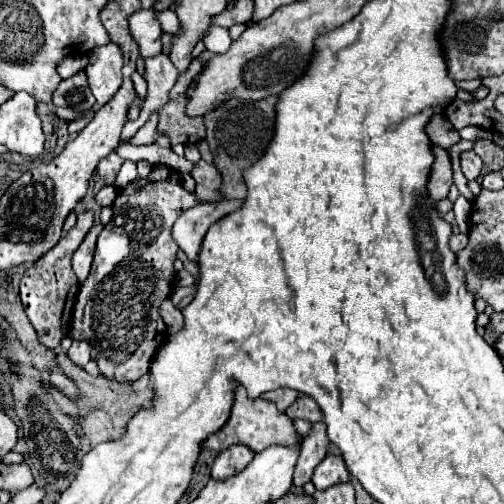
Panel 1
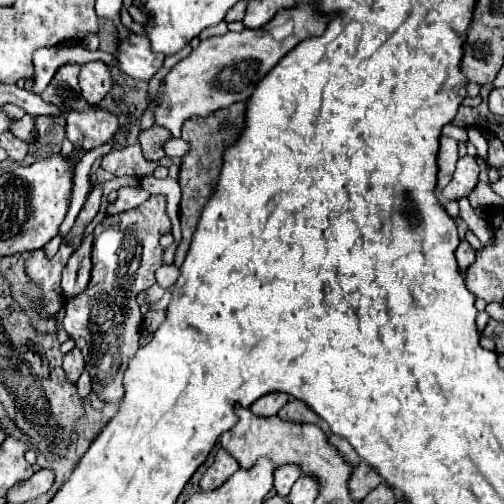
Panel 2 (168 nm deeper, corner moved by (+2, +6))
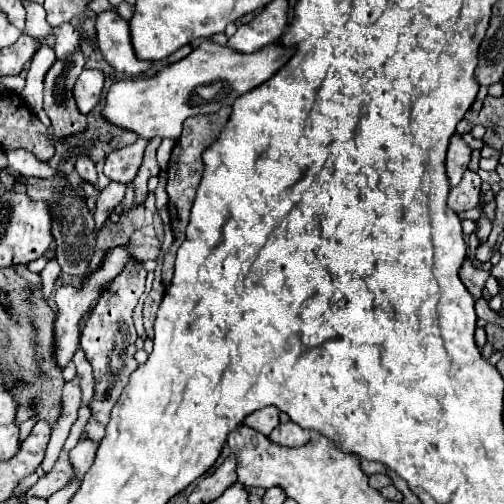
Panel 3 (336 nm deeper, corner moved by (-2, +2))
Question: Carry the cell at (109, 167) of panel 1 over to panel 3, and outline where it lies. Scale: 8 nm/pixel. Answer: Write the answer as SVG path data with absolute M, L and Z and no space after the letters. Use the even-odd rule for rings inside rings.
M138 138L132 146L110 152L106 158L106 164L104 164L104 174L110 180L130 184L136 178L138 168L142 164L142 154L144 154L146 142L148 142L146 138Z

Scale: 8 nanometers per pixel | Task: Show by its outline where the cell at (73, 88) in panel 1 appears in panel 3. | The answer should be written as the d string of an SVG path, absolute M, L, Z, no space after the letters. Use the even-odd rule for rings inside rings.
M76 52L68 60L56 60L44 78L44 110L52 120L52 132L58 138L86 128L86 116L74 100L74 82L84 70L84 56Z

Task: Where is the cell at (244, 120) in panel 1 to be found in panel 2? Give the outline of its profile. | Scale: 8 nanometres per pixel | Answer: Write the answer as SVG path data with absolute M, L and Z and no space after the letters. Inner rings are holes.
M236 102L228 108L216 110L210 116L202 118L202 116L194 116L188 122L184 122L182 126L182 138L188 142L190 150L182 156L182 166L180 166L180 178L178 184L182 188L182 202L180 202L180 224L182 224L182 242L176 248L176 256L174 256L174 266L180 266L186 250L192 242L192 234L196 230L196 222L200 218L202 206L208 202L210 194L212 194L212 184L218 178L220 166L222 166L222 152L228 144L234 144L234 140L238 138L238 134L244 128L244 110L246 104L244 102Z

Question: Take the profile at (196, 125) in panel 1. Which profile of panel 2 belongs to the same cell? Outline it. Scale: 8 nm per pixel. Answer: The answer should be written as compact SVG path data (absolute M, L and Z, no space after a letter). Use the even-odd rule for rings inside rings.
M152 126L150 130L144 130L140 134L140 146L144 150L144 158L156 162L156 160L162 160L164 158L164 150L162 150L162 144L172 138L172 134L166 130L166 128L160 128L160 126Z

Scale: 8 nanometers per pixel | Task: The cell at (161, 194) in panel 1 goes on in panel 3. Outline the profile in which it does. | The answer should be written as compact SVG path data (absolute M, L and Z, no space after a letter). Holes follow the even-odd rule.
M130 254L128 264L124 270L110 282L110 286L104 290L96 306L90 310L84 326L82 326L82 336L80 336L80 348L86 352L88 362L92 364L94 378L96 378L96 392L90 402L92 416L86 424L84 436L100 442L104 438L104 428L110 422L110 412L116 400L120 398L122 390L128 384L130 374L136 370L138 362L134 360L136 354L136 340L138 332L134 328L132 312L144 294L144 282L146 282L146 270L144 266Z

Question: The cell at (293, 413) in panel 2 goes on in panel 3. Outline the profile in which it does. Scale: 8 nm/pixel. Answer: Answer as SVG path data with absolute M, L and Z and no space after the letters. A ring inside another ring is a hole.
M290 420L286 424L278 424L268 438L282 446L304 446L310 440L310 430L300 428L296 422Z

